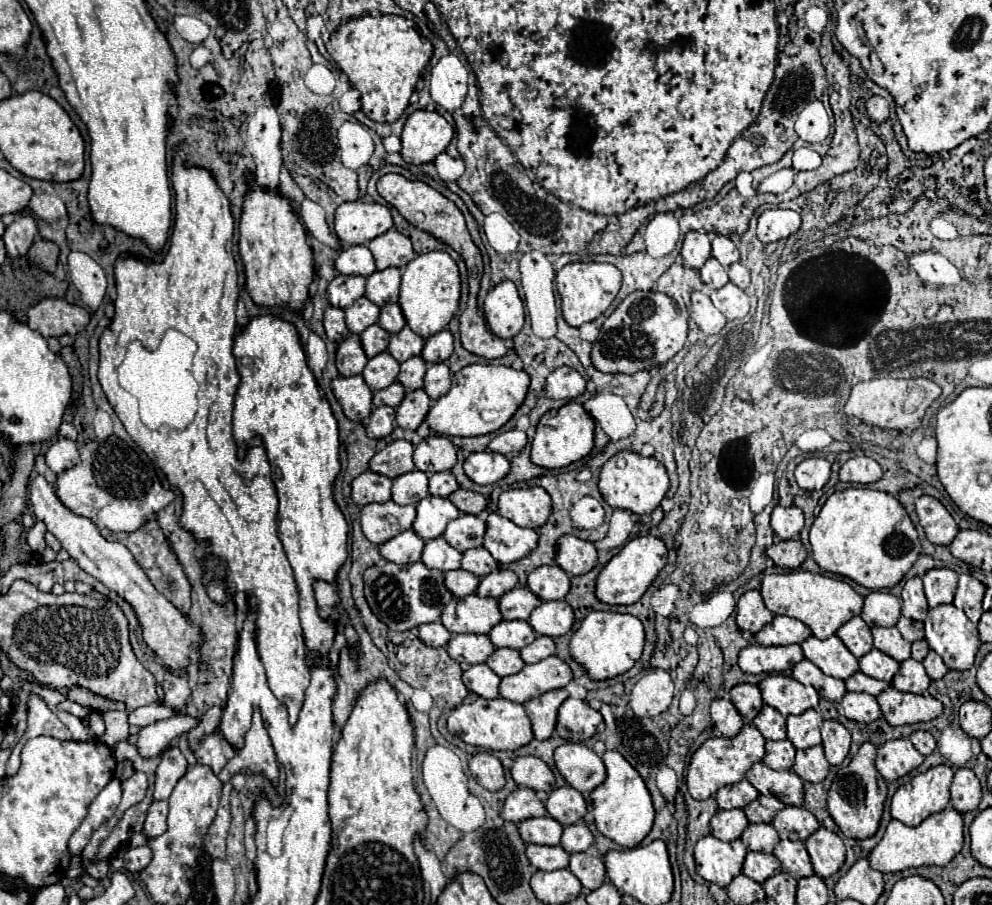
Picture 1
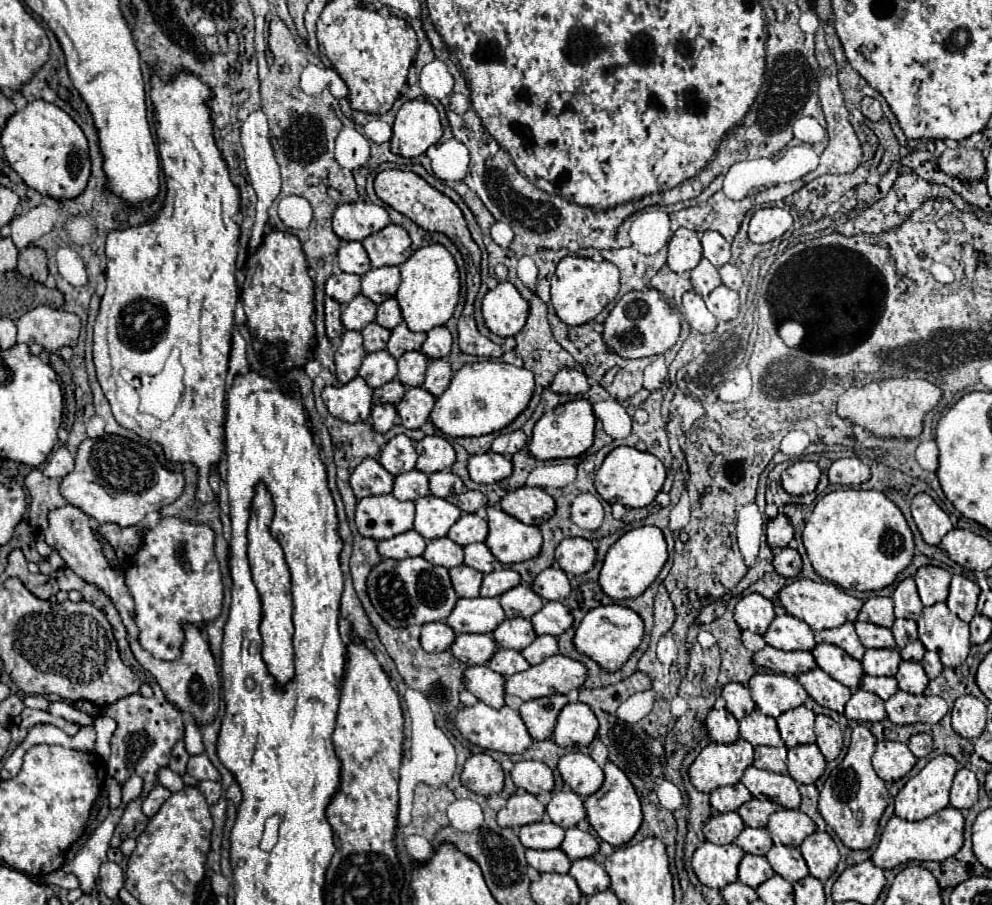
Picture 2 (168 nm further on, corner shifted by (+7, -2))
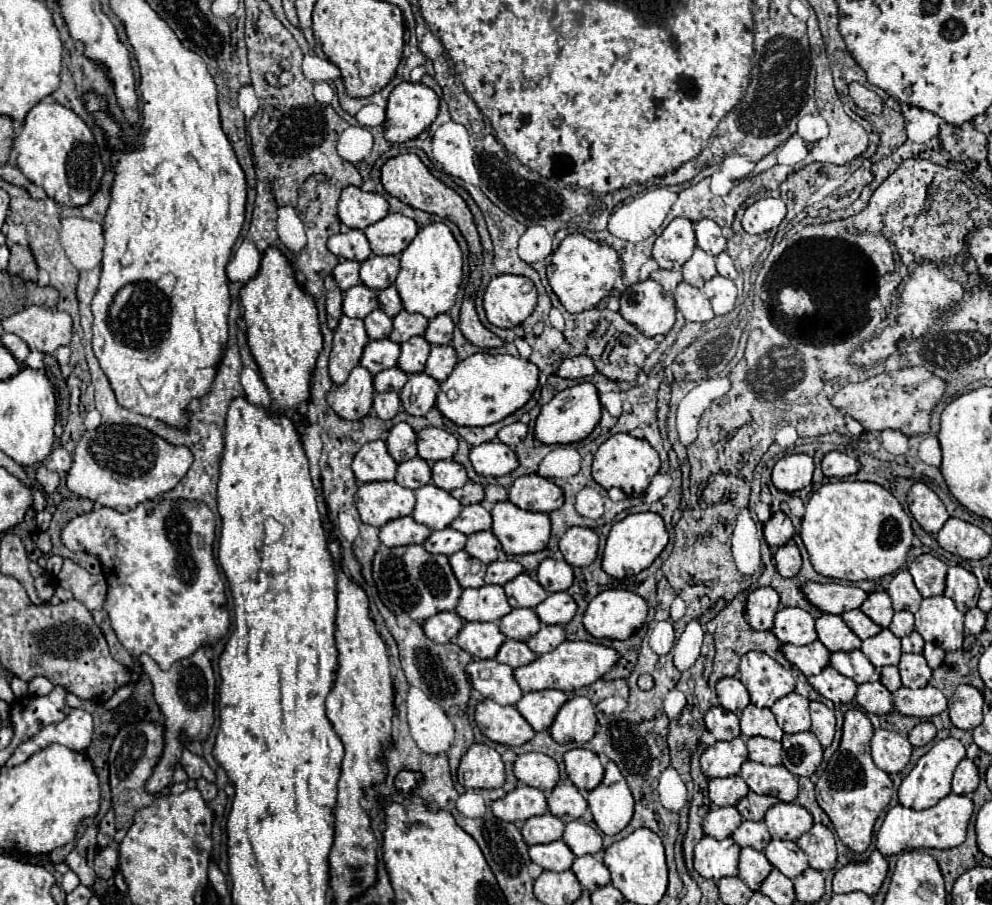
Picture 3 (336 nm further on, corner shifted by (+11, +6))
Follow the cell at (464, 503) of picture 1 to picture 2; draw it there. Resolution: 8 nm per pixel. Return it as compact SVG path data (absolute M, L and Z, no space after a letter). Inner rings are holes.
M463 491L461 495L449 497L453 505L457 505L463 513L477 513L481 507L487 505L487 497L481 491Z

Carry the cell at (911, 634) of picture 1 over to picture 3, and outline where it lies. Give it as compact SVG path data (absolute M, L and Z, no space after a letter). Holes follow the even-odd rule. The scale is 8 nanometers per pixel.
M899 611L899 613L895 613L889 629L891 629L891 633L893 633L895 637L899 637L899 639L905 637L905 635L909 635L909 633L915 629L915 627L913 627L913 613L909 613L909 611Z

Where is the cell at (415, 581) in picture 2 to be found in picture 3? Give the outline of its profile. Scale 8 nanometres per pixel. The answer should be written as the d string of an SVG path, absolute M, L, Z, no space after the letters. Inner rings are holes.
M403 545L377 551L373 559L373 579L385 607L395 615L407 613L415 621L425 621L441 611L453 611L463 591L453 577L447 557L429 555L423 545Z

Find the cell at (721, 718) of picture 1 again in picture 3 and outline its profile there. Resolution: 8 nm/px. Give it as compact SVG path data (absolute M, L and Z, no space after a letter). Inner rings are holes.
M721 705L711 707L705 713L705 725L715 735L715 739L719 739L719 741L731 741L731 739L741 735L737 715L727 711L727 709L723 709Z

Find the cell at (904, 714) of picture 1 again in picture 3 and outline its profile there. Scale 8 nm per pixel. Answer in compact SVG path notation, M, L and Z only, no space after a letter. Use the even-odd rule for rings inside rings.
M931 685L921 689L901 687L893 693L893 705L895 705L895 711L899 711L901 715L933 717L947 709L947 699L939 689Z

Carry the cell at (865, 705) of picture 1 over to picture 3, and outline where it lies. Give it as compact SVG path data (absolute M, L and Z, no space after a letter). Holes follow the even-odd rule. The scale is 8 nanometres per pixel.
M863 683L857 687L857 695L855 695L855 703L867 711L867 713L875 713L875 715L885 715L889 711L893 711L893 701L891 701L891 693L879 683Z

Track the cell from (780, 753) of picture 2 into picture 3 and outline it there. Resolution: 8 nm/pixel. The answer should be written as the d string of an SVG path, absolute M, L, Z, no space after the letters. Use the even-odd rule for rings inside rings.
M749 737L747 749L749 749L751 761L763 763L763 765L781 765L783 747L779 741L773 741L767 737Z

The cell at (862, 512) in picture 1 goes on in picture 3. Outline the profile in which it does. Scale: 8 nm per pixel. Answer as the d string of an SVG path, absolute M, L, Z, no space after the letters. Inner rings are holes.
M837 481L821 485L811 495L801 521L801 539L819 575L843 581L875 581L895 573L905 563L913 531L901 503L881 485Z

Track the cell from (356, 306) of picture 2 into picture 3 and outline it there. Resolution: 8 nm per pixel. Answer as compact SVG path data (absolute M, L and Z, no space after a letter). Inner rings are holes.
M355 285L343 295L343 313L347 317L365 319L373 309L377 309L377 293L365 285Z

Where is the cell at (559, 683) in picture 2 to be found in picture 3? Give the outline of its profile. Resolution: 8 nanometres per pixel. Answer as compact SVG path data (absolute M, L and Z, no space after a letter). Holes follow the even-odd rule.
M563 641L557 649L539 655L533 663L517 667L515 679L523 693L529 691L543 691L543 689L561 689L561 691L575 691L585 685L595 683L601 679L617 661L617 653L609 647L595 645L589 641Z

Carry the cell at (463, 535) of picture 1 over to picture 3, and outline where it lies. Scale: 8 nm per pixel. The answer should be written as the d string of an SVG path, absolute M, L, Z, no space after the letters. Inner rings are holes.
M467 505L459 513L459 517L451 523L453 529L461 531L463 535L471 535L477 531L489 531L491 529L491 513L483 509L481 505Z

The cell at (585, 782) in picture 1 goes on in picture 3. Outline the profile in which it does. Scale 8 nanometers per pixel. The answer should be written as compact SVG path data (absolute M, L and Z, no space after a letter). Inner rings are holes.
M575 747L563 755L563 761L569 779L575 787L579 787L579 791L591 791L601 783L603 765L599 763L599 757L593 751Z

